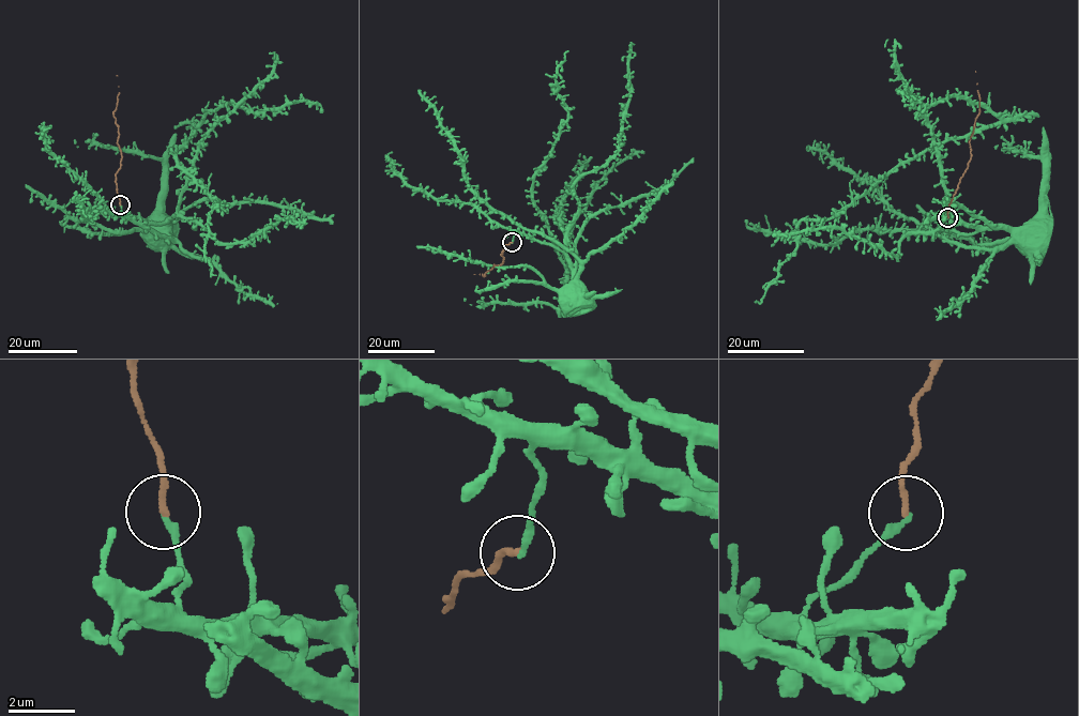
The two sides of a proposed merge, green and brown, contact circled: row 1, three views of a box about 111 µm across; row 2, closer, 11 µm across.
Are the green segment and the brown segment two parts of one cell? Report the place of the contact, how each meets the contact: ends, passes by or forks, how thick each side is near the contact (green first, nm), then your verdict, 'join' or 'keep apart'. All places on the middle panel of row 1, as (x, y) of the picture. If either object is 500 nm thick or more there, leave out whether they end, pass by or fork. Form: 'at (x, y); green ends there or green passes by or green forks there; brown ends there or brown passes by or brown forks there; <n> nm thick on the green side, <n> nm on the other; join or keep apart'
at (512, 242); green ends there; brown ends there; 180 nm thick on the green side, 190 nm on the other; keep apart

